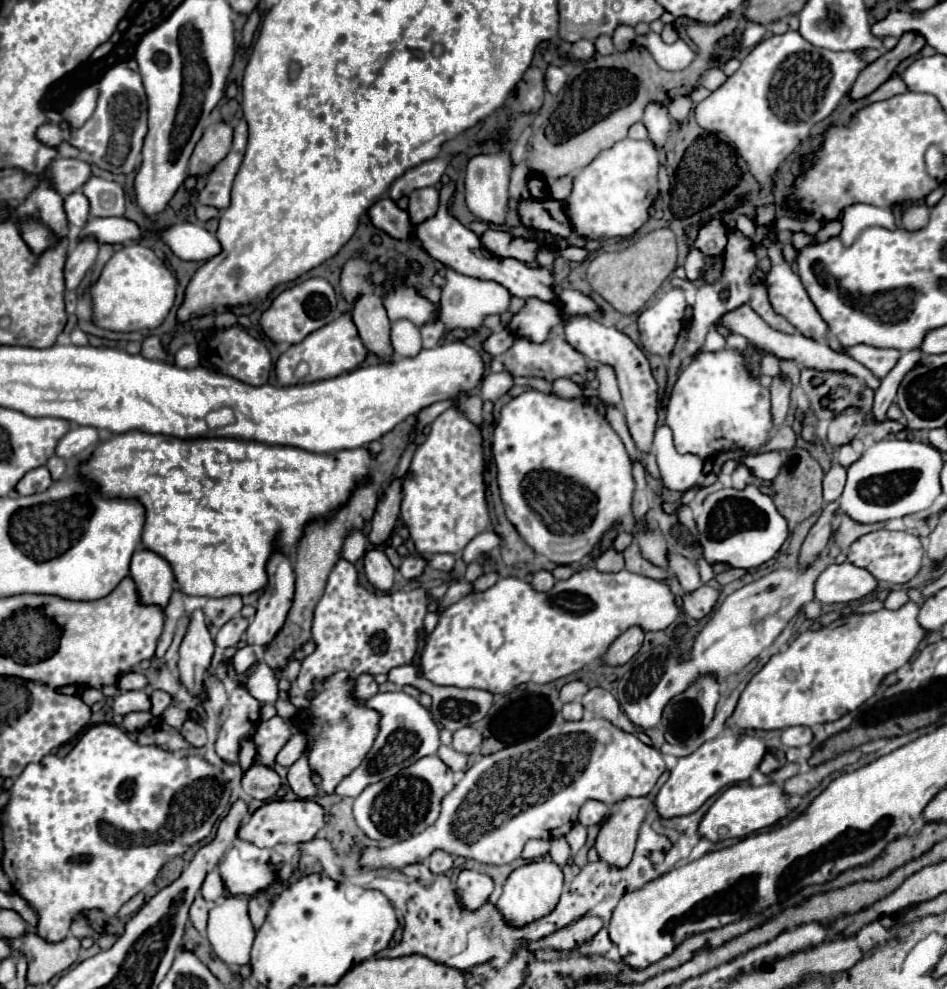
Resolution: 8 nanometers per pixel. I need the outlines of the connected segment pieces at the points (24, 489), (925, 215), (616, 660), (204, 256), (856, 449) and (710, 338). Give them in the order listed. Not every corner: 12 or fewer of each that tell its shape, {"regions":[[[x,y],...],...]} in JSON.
{"regions":[[[47,467],[29,471],[17,485],[19,495],[45,491],[53,483]],[[909,205],[903,211],[903,229],[919,231],[929,219],[927,205]],[[631,627],[611,643],[603,661],[625,665],[641,649],[643,631]],[[181,223],[161,233],[185,261],[207,261],[221,251],[205,227]],[[859,439],[843,445],[835,457],[847,469],[859,455],[863,443]],[[715,329],[707,335],[705,351],[723,351],[727,341]]]}

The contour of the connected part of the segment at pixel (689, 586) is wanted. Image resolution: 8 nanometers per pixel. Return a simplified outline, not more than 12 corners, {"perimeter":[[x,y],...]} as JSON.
{"perimeter":[[669,553],[669,569],[685,593],[699,589],[699,569],[693,561]]}

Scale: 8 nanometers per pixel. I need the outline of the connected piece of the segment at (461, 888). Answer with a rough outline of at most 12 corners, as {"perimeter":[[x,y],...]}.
{"perimeter":[[461,871],[461,907],[477,911],[489,901],[493,881],[477,871]]}

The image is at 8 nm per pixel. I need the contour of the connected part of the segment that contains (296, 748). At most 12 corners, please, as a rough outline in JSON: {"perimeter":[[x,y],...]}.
{"perimeter":[[297,733],[279,751],[277,763],[291,767],[307,749]]}

